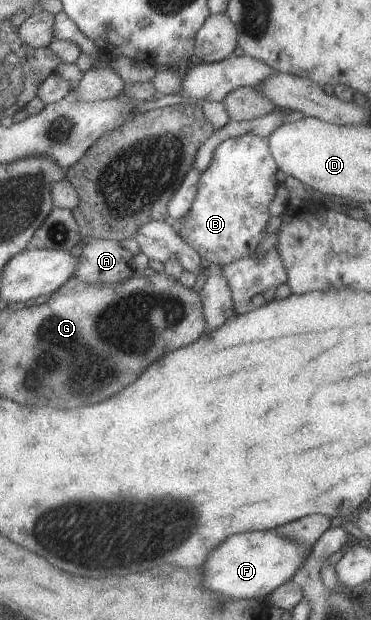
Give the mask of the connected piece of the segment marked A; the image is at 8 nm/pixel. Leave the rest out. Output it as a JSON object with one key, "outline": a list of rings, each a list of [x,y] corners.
{"outline":[[[93,239],[83,247],[77,276],[88,284],[118,284],[139,273],[134,257],[118,240]]]}

